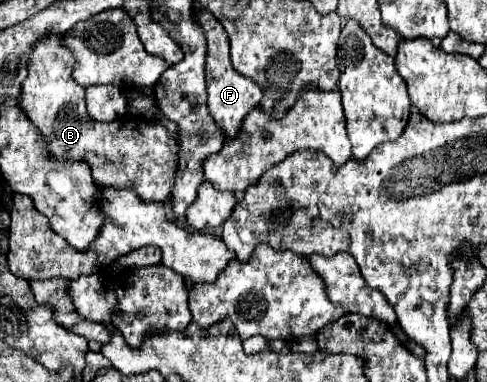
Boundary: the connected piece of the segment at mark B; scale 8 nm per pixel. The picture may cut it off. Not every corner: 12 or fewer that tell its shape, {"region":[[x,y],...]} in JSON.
{"region":[[62,37],[34,47],[18,107],[50,157],[98,187],[166,201],[170,133],[90,119]]}

